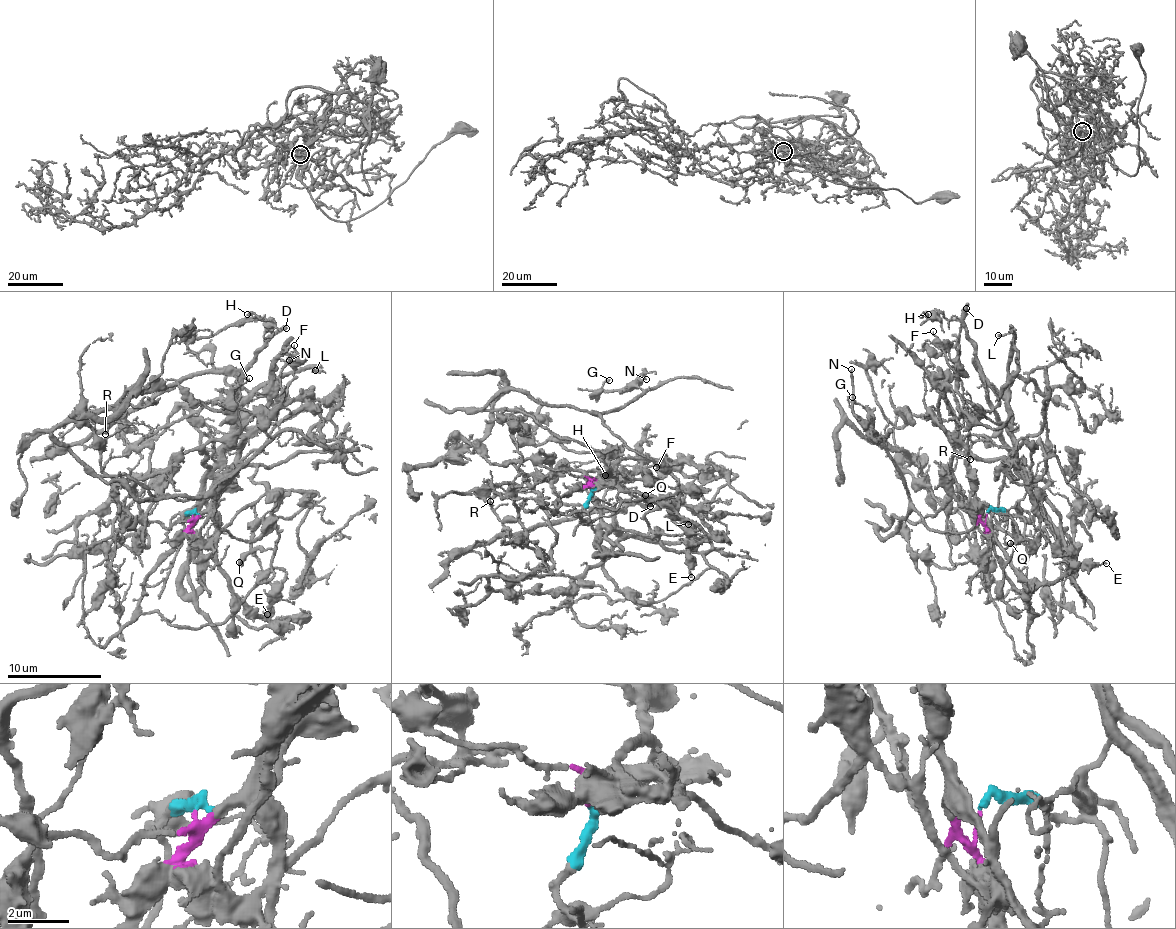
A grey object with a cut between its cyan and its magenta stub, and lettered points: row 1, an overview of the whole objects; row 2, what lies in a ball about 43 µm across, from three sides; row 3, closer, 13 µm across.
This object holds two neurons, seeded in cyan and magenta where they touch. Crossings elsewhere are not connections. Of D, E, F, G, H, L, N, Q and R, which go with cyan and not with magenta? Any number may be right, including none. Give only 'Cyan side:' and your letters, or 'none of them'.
Cyan side: D, H, L, R

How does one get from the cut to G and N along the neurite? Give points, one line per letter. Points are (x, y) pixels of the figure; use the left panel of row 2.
G: (193, 513), (214, 498), (103, 479), (137, 499), (207, 496), (271, 439), (233, 398), (249, 379)
N: (193, 513), (214, 498), (103, 479), (137, 499), (207, 496), (271, 438), (290, 360)

